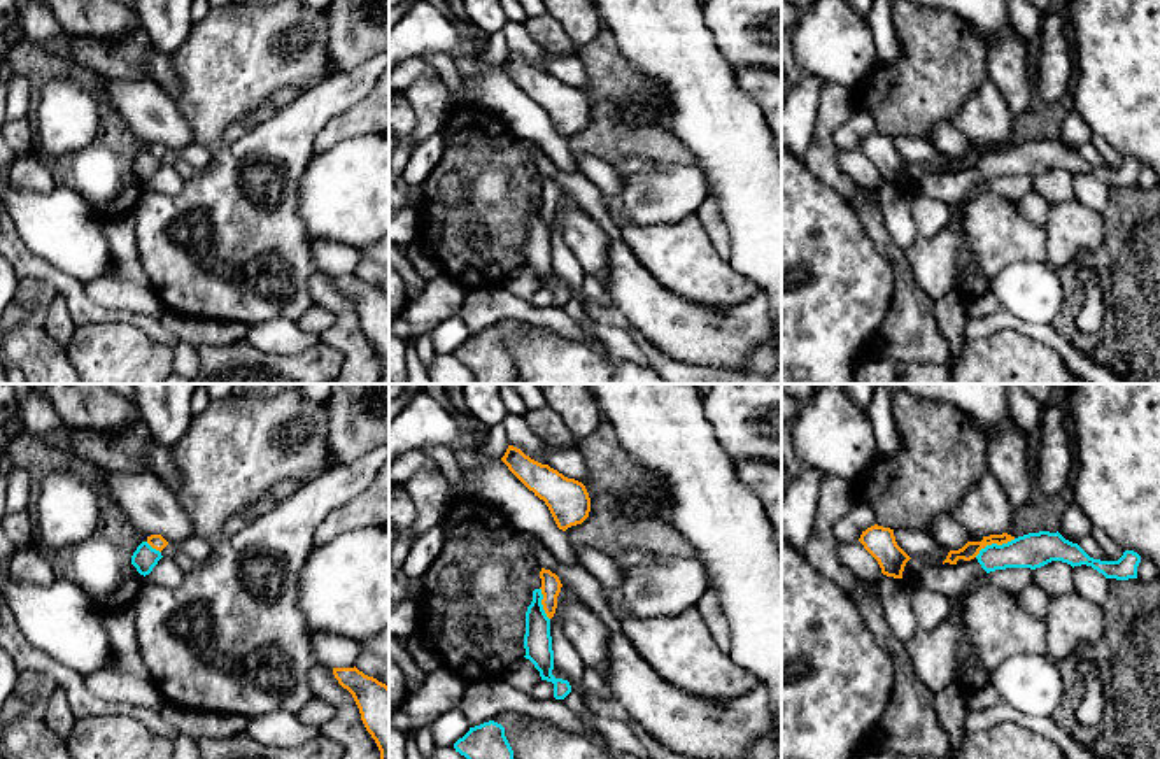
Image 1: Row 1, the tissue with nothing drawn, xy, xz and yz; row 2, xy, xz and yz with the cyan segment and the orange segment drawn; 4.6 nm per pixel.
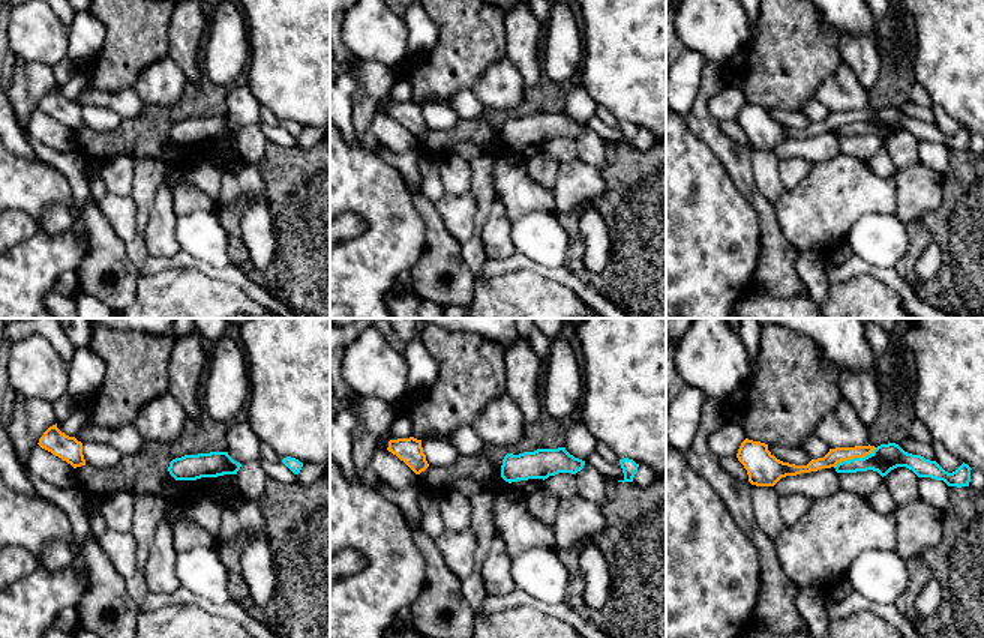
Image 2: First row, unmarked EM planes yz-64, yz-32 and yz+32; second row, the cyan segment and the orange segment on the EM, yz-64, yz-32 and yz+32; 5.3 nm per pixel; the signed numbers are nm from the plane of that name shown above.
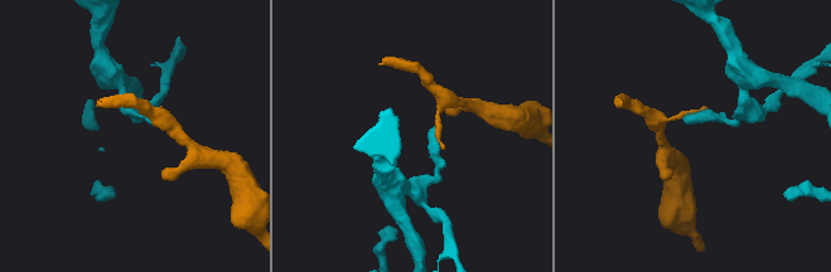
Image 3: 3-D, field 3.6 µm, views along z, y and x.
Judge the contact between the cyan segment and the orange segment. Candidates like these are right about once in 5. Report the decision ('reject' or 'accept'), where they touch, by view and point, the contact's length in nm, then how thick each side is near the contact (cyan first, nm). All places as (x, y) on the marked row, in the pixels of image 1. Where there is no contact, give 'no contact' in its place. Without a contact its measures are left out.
reject; meets cyan in yz at (994, 544); contact 200 nm long; 160 nm thick on the cyan side, 80 nm on the other

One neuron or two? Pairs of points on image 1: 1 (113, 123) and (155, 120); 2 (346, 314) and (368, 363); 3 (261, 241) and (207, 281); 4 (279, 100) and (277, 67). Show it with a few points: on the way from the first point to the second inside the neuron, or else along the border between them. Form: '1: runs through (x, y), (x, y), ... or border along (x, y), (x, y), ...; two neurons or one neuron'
1: border along (100, 92), (128, 128), (144, 142); two neurons
2: runs through (346, 326), (346, 335), (358, 351); one neuron
3: runs through (247, 241), (221, 267); one neuron
4: border along (304, 90), (281, 88), (260, 109), (246, 116); two neurons

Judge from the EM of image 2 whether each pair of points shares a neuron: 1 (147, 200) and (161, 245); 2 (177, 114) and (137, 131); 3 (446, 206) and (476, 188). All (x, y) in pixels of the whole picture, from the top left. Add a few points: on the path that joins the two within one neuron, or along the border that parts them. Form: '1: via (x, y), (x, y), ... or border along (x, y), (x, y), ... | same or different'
1: border along (162, 179), (146, 227), (144, 246) | different
2: via (167, 116), (158, 119), (147, 129) | same
3: border along (468, 191), (474, 198), (474, 225) | different

